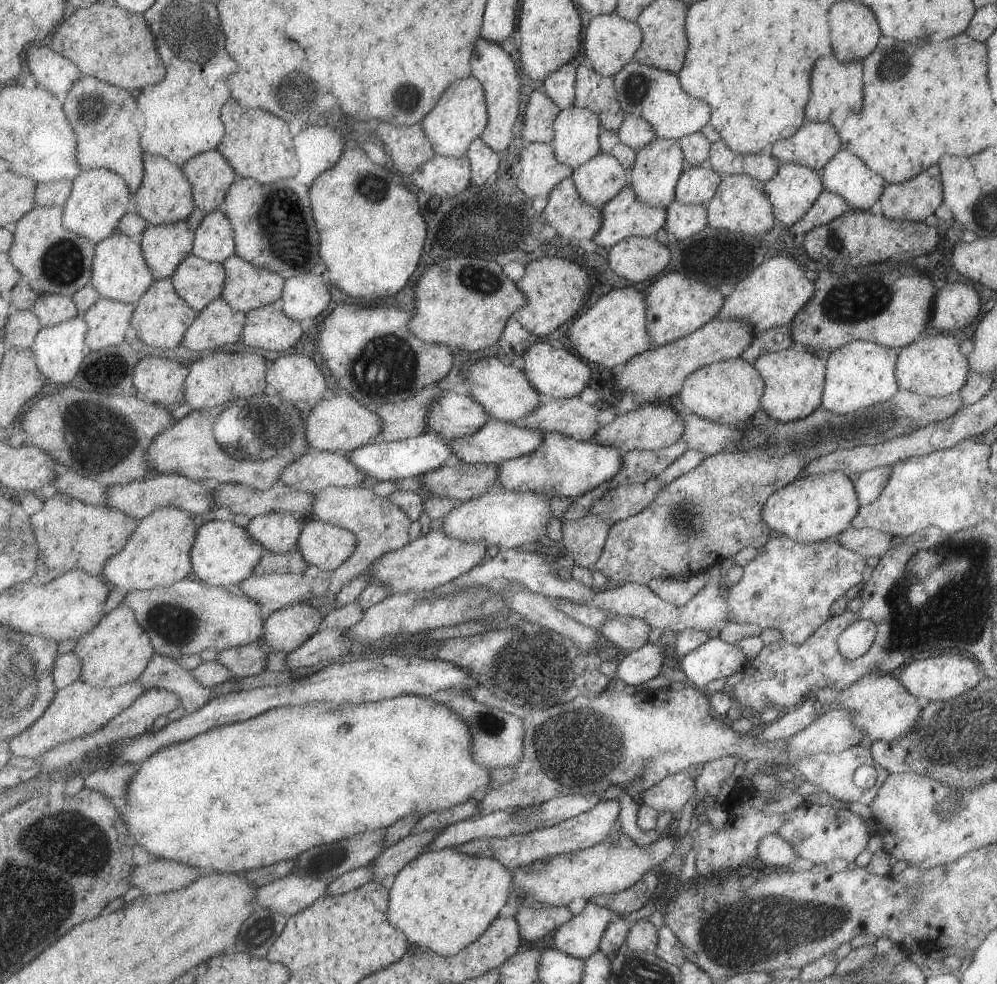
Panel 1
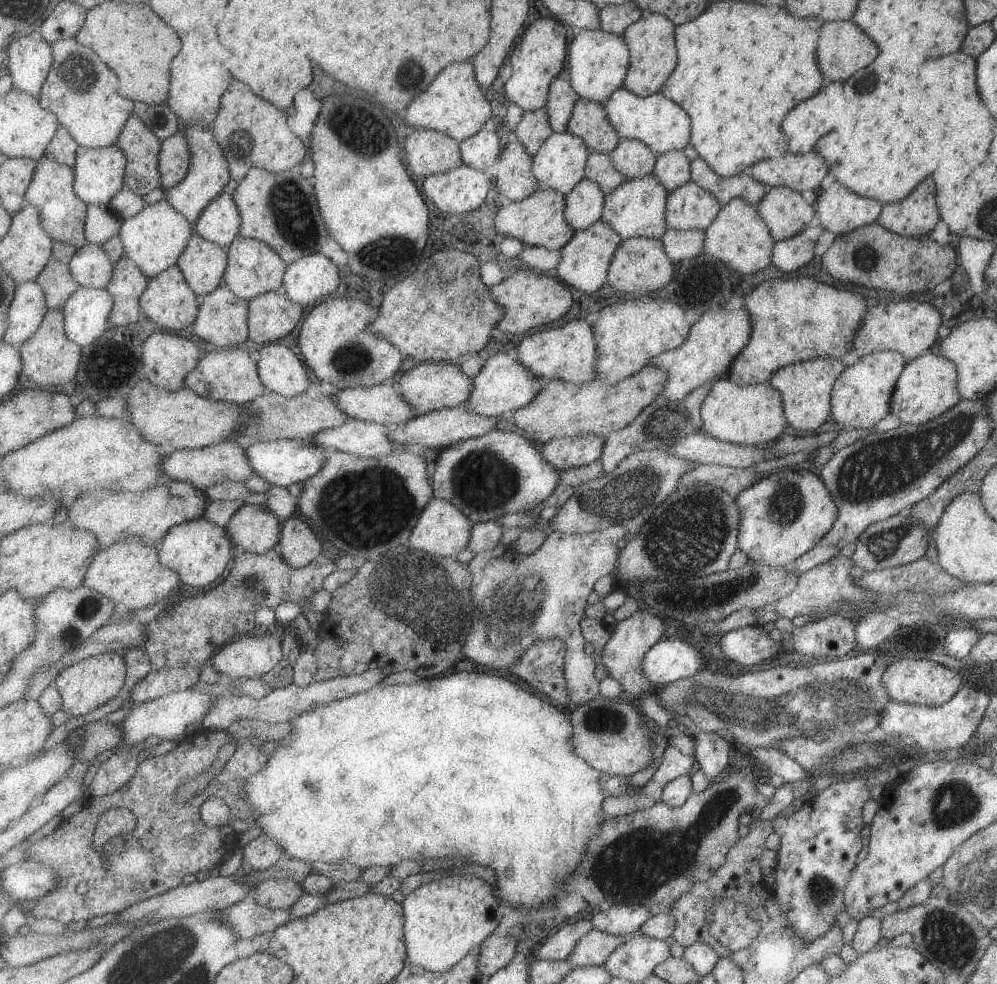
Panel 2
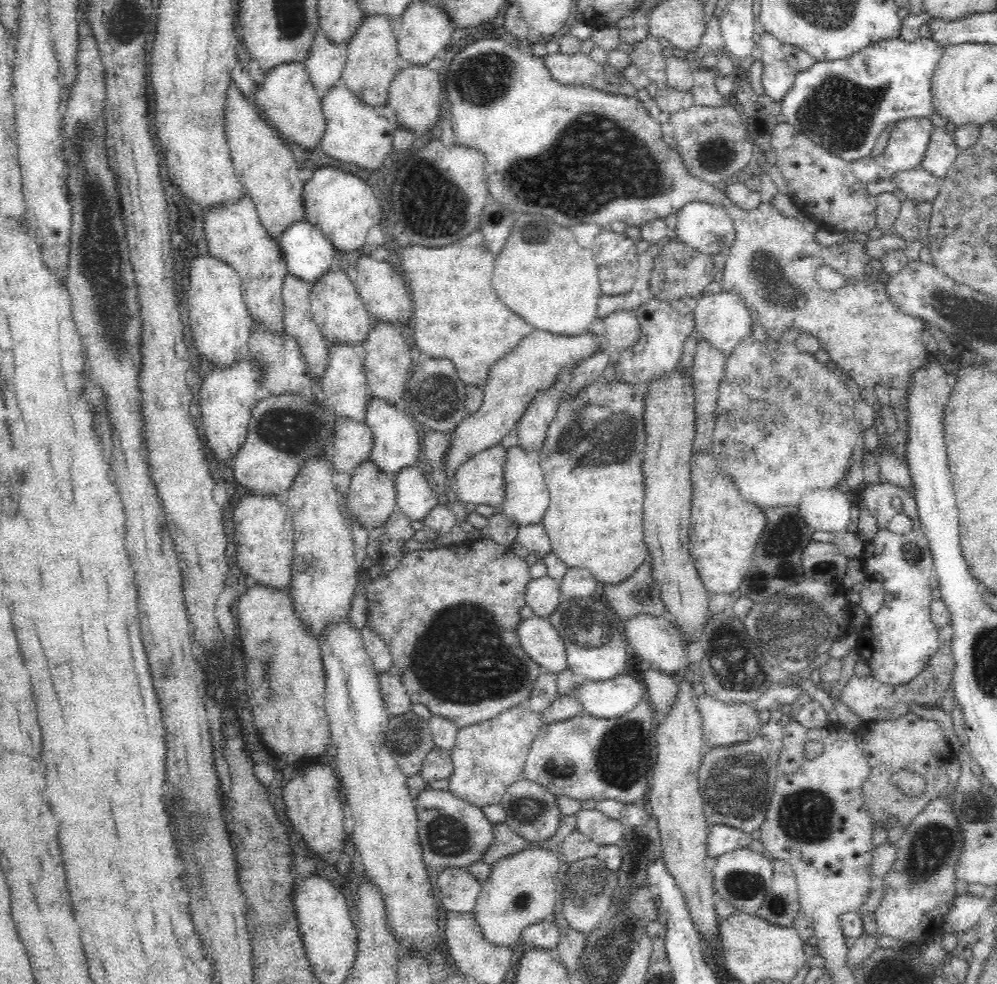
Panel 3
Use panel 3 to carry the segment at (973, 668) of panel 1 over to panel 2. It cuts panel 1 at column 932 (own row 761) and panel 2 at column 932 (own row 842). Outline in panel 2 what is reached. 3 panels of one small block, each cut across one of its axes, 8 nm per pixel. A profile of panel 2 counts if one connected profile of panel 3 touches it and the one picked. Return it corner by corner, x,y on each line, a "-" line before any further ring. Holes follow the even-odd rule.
897,659
887,664
881,675
881,682
891,701
939,707
959,690
961,676
957,671
927,659

